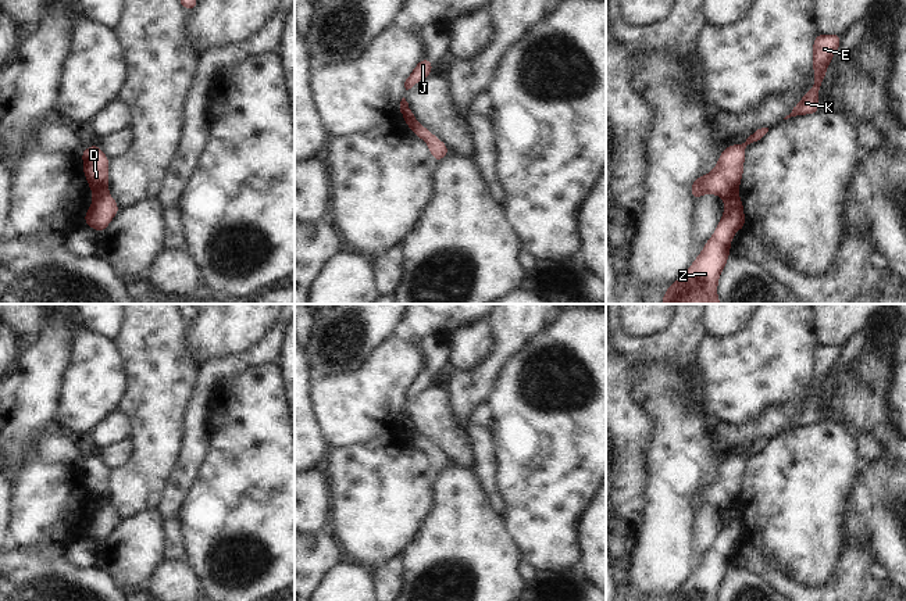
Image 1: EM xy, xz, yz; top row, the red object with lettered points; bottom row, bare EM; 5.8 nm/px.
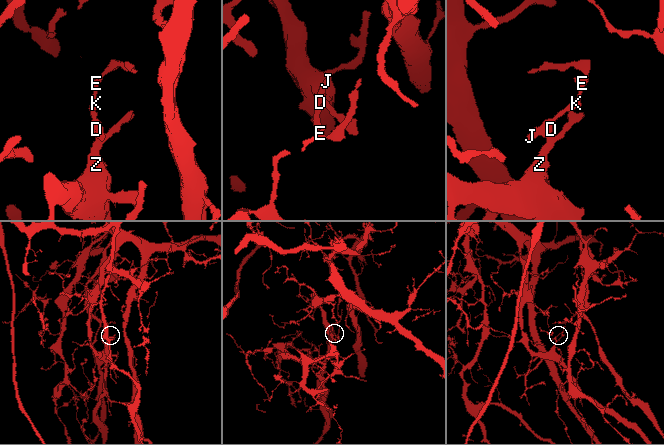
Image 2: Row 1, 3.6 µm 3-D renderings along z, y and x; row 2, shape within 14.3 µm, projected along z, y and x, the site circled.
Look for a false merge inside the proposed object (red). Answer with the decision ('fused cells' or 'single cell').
fused cells

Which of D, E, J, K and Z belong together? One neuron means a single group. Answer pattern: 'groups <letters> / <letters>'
groups D E J K / Z

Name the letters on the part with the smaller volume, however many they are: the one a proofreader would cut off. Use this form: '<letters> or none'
D, E, J, K

